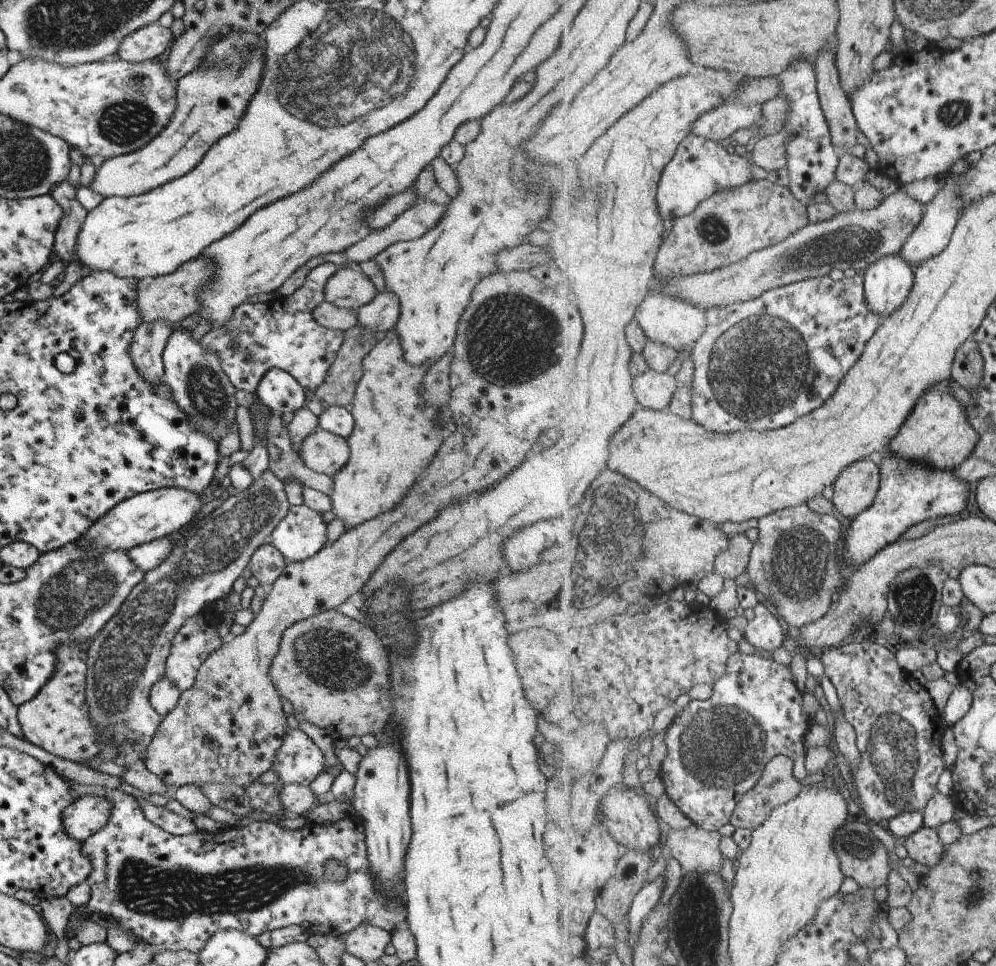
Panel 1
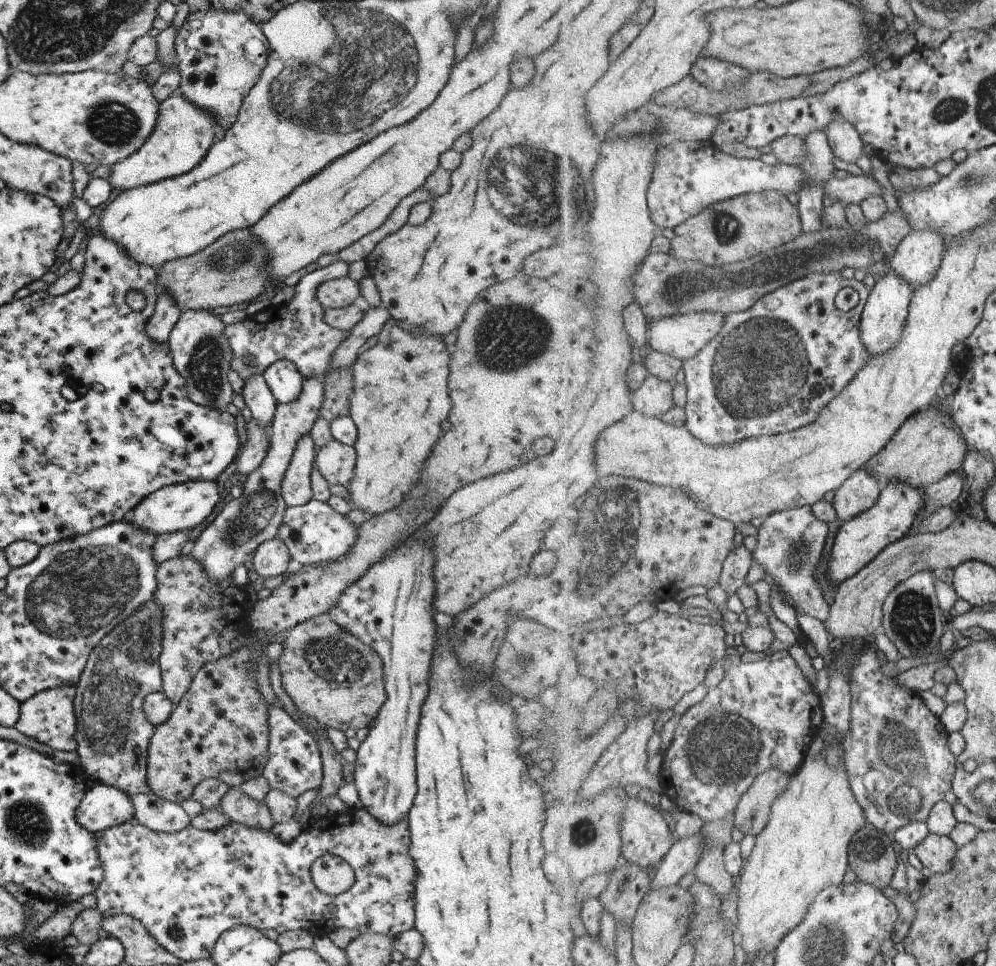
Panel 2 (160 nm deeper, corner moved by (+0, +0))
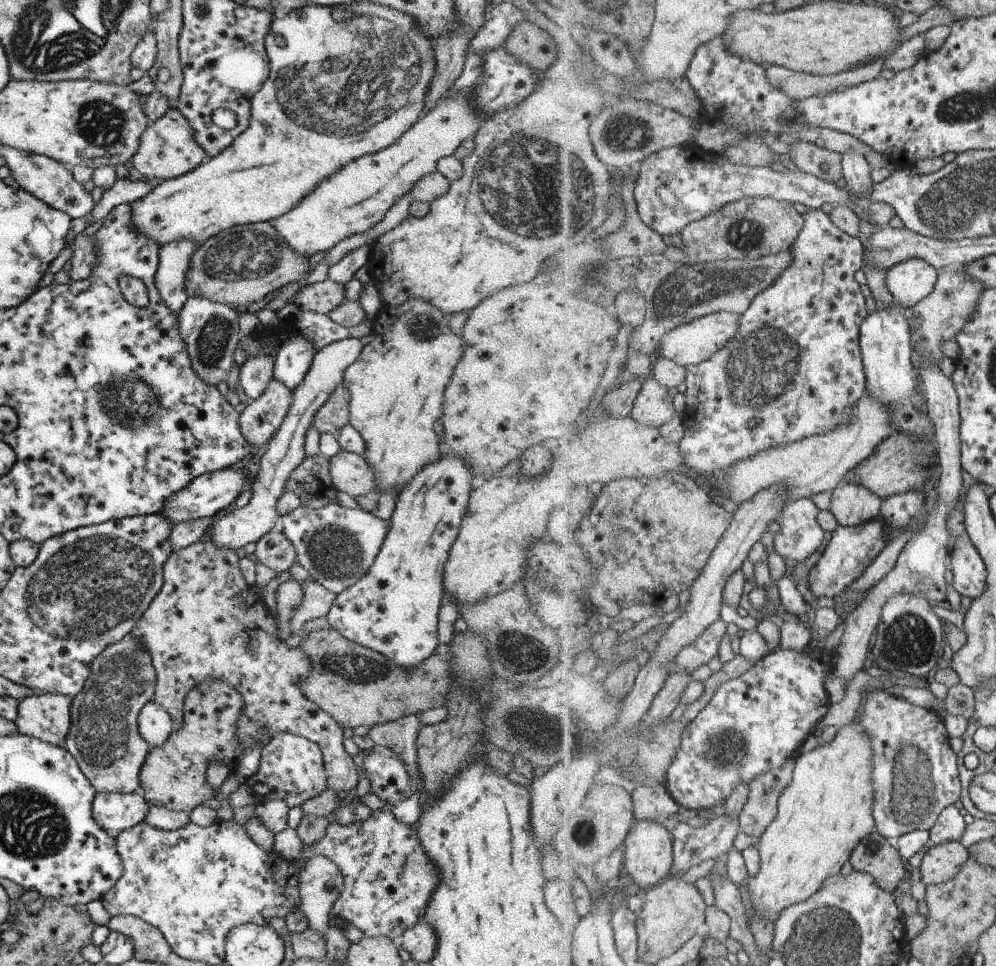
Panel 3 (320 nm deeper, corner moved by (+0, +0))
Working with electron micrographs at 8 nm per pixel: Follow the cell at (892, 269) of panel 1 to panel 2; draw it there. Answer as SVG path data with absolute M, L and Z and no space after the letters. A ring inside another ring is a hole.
M890 270L882 279L876 280L860 322L861 338L867 347L869 358L886 353L888 356L889 352L900 344L904 336L913 293L910 284L893 270Z

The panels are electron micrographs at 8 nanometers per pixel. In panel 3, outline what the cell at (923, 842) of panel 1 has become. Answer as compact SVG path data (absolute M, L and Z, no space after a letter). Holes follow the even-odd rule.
M950 841L927 847L920 866L924 885L944 884L961 873L969 860L970 850L961 841Z

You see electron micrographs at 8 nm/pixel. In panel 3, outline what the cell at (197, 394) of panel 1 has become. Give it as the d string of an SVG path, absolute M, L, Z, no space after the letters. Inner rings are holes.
M188 296L179 310L179 338L185 344L191 370L207 386L215 386L223 381L223 376L229 372L233 364L233 352L237 347L237 340L242 336L237 328L237 314L235 308L219 302L210 302L203 296Z

